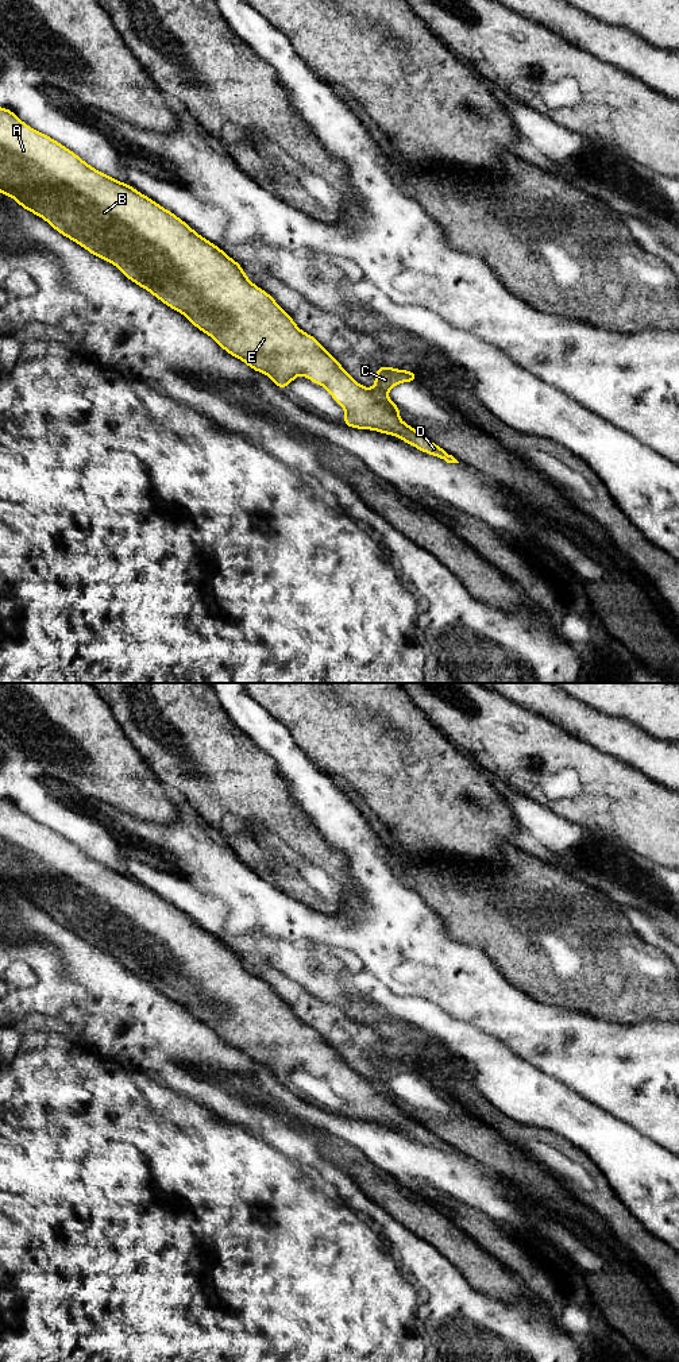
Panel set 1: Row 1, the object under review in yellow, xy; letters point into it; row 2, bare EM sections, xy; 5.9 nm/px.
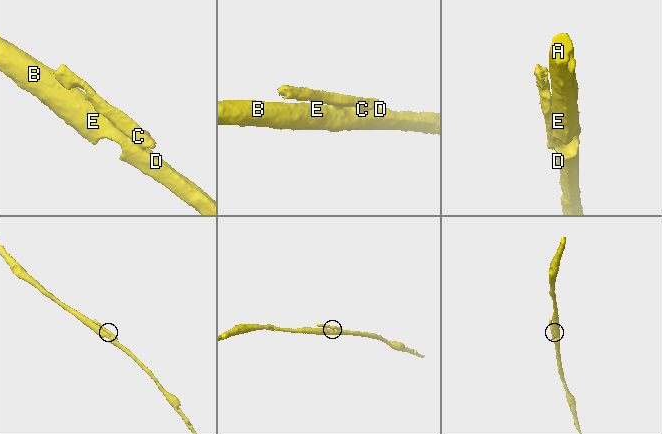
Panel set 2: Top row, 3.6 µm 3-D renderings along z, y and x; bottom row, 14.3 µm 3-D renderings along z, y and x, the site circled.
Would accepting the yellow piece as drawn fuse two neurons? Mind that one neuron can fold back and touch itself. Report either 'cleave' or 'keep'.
cleave

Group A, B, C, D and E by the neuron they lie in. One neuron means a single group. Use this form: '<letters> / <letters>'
A B D E / C

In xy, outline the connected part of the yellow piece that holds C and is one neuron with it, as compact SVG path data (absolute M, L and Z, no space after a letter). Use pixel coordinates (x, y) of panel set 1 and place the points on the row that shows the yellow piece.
M386 364L375 370L375 385L373 390L396 412L400 413L401 409L390 401L386 396L387 391L400 385L401 382L414 382L418 381L416 373L409 370L398 370L387 367Z

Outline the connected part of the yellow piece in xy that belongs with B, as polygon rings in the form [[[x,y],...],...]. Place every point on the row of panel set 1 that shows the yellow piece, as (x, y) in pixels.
[[[0,108],[0,193],[12,197],[26,211],[46,220],[54,229],[86,248],[92,255],[116,266],[124,277],[150,292],[169,308],[182,313],[196,328],[217,342],[254,371],[271,378],[283,390],[298,375],[324,386],[346,409],[343,424],[400,437],[418,451],[447,463],[459,463],[452,455],[423,433],[405,424],[373,389],[363,387],[312,335],[302,332],[294,320],[263,289],[250,282],[239,262],[192,229],[173,212],[162,208],[128,184],[123,184],[84,162],[77,154],[50,136],[23,123],[11,109]]]

